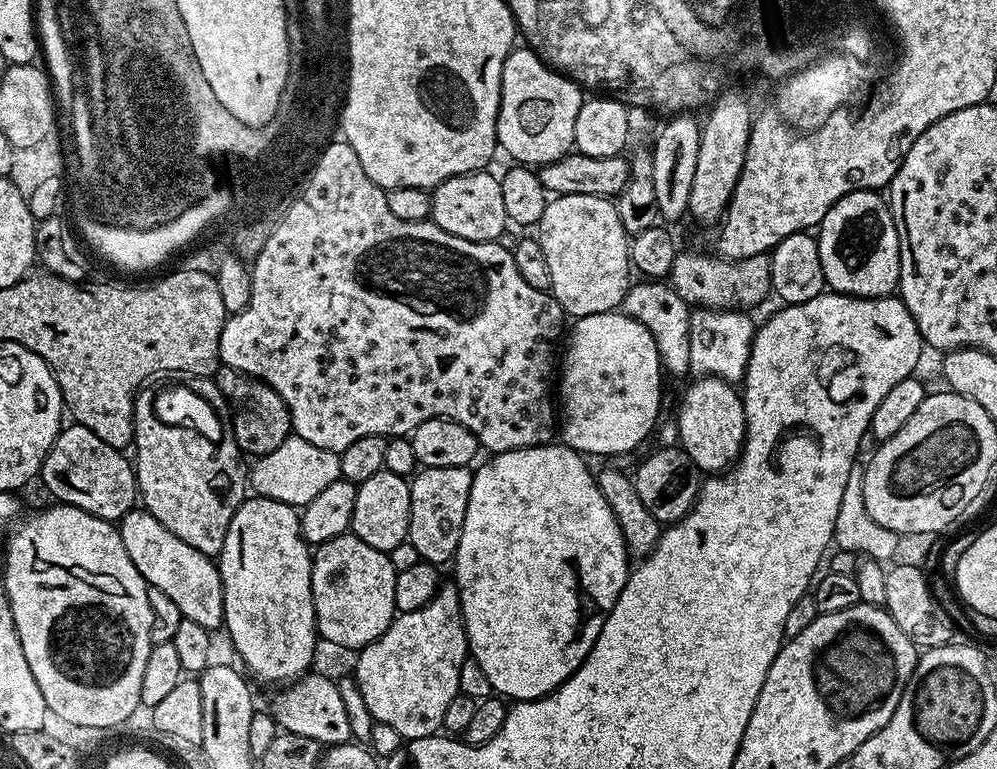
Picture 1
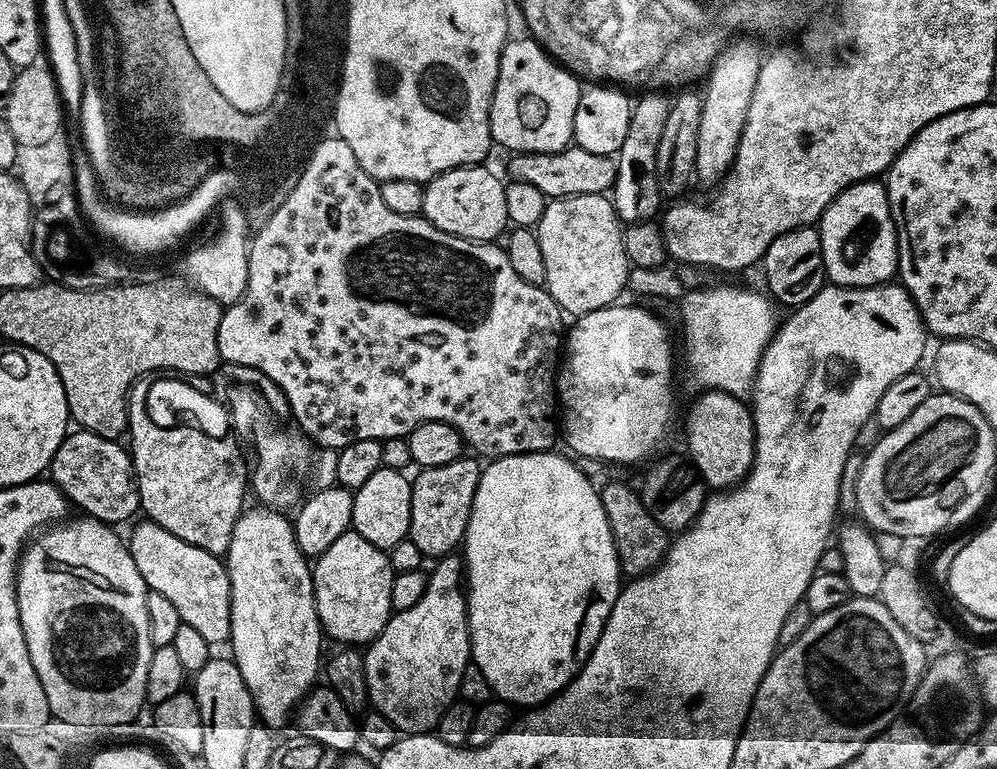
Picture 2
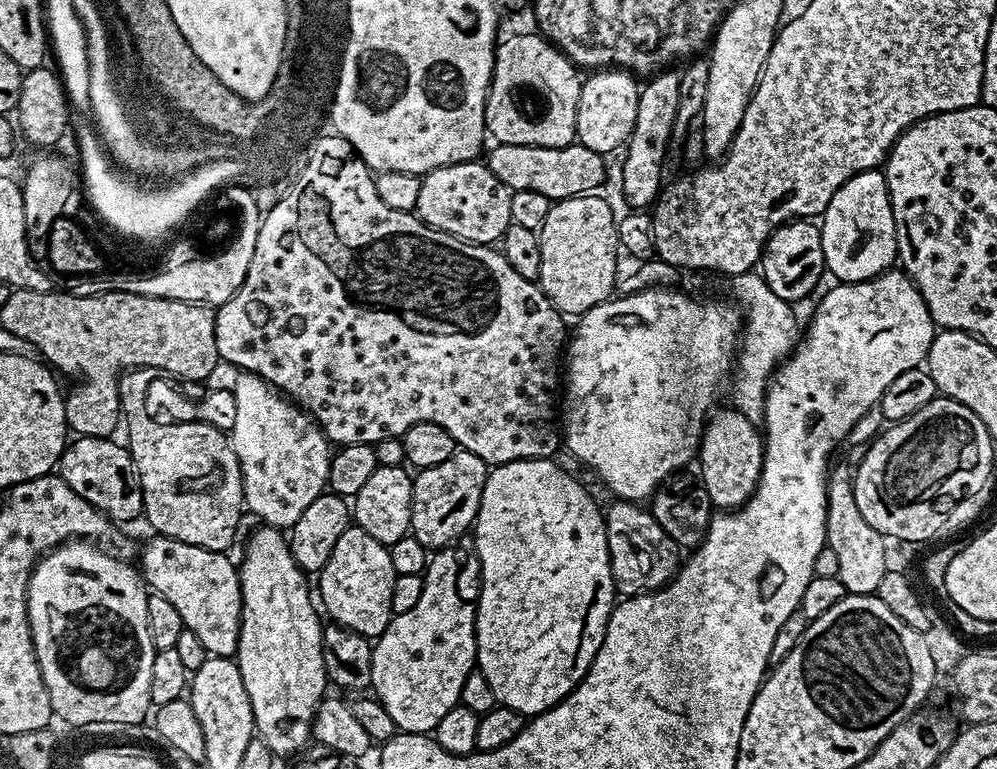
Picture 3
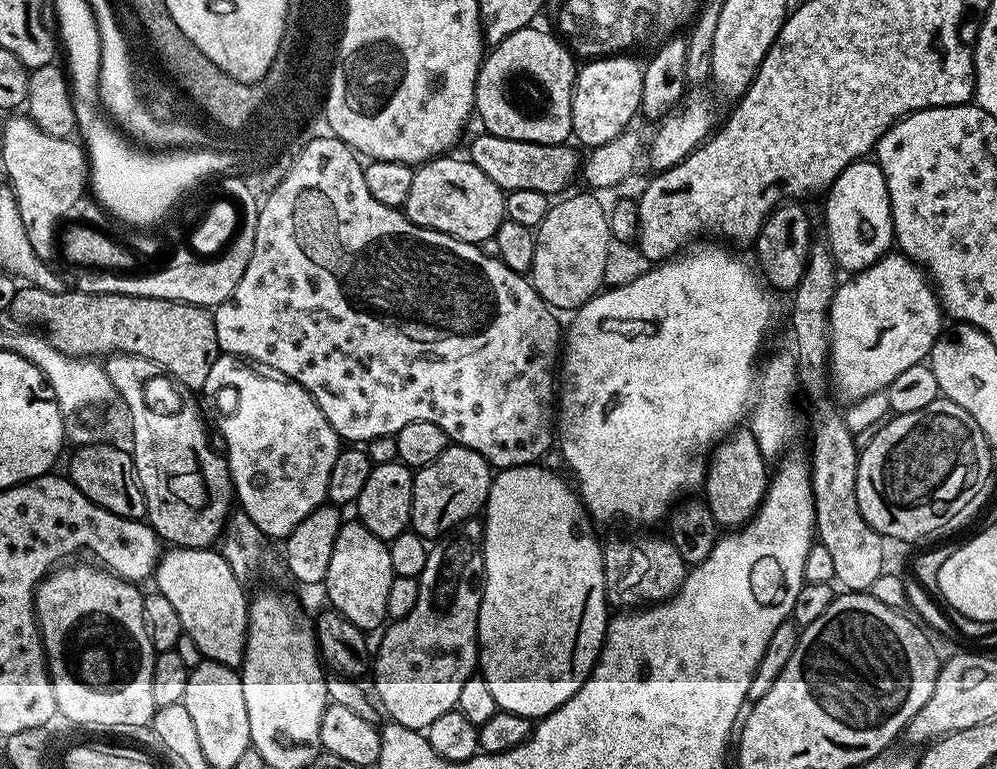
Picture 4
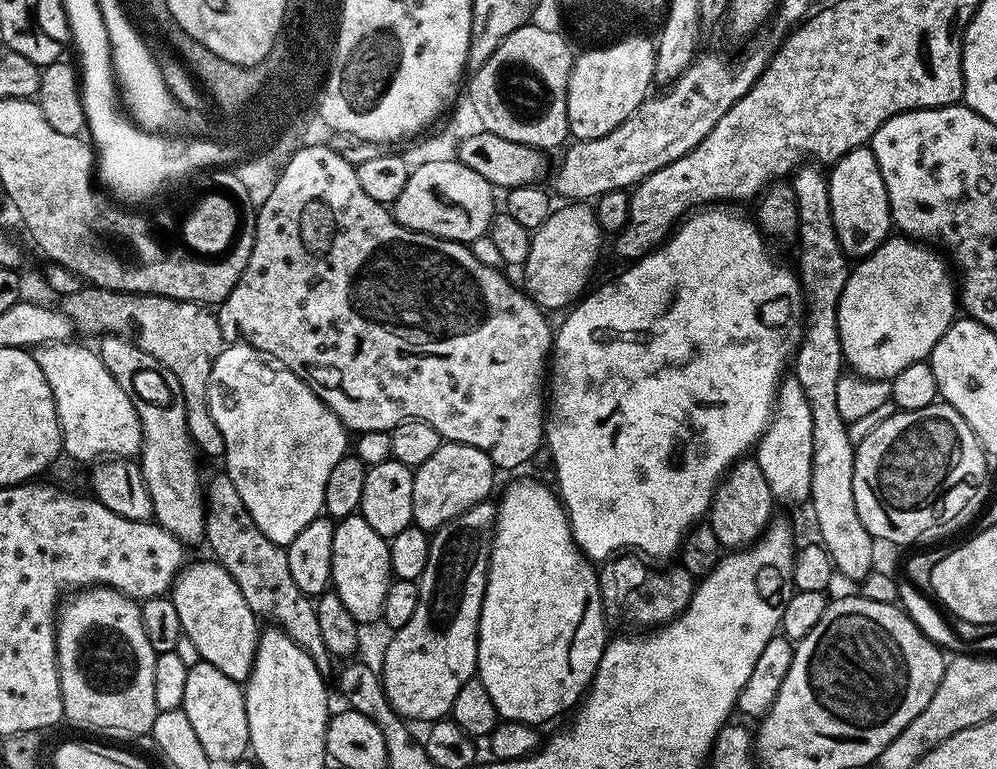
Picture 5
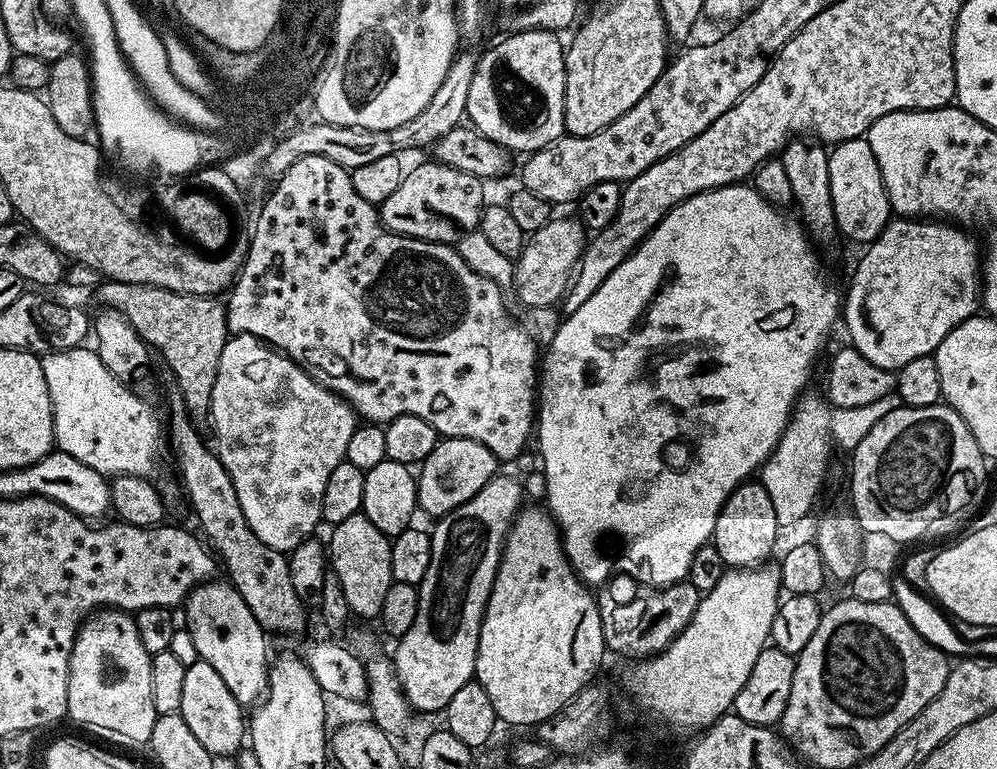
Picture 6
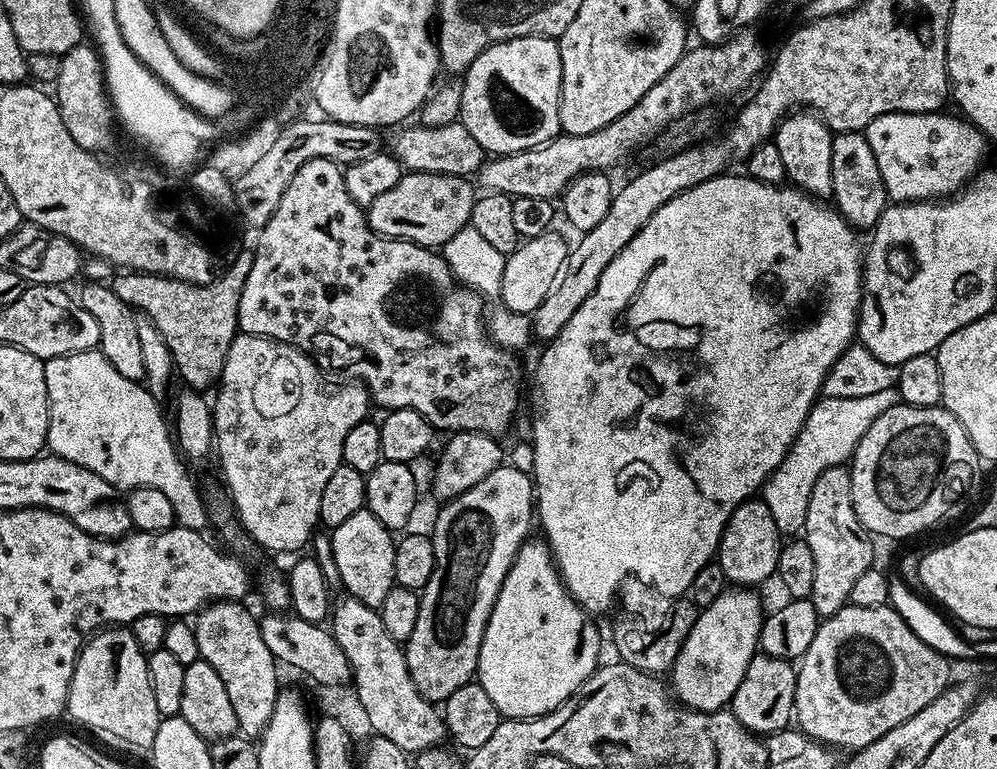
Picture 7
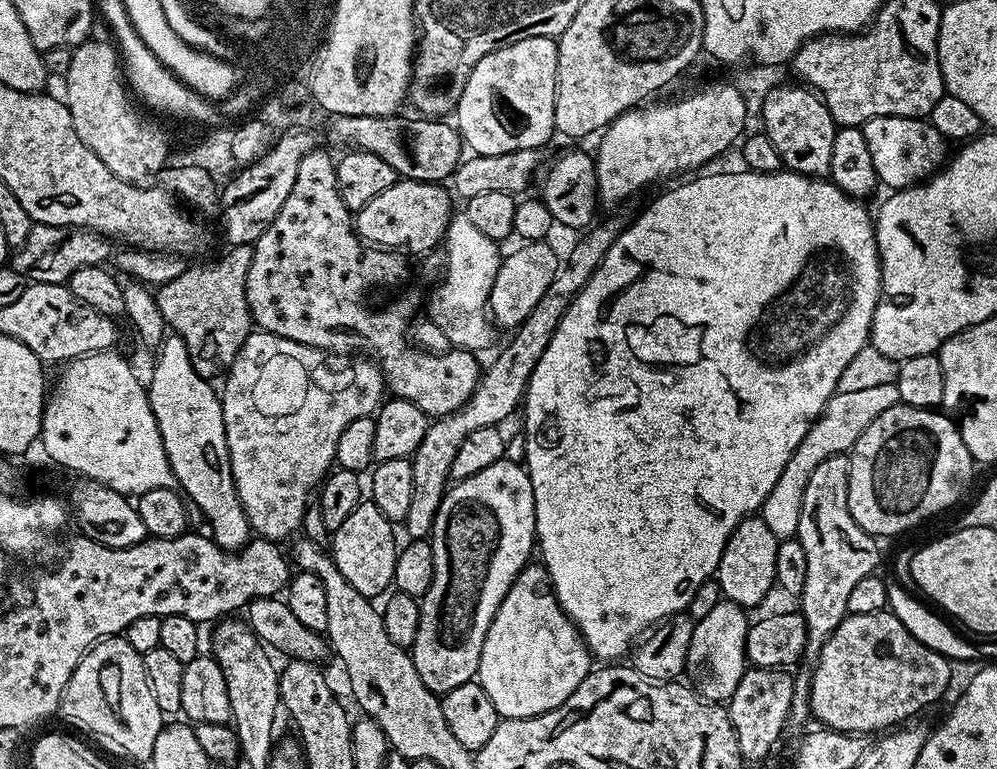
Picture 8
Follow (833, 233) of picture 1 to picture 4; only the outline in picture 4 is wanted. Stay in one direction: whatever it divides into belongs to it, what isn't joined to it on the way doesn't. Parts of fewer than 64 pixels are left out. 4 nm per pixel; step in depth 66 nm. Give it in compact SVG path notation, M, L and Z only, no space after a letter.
M862 159L851 163L835 179L835 182L827 189L826 208L824 218L827 222L826 230L828 237L826 242L836 260L839 269L850 270L849 273L855 274L862 269L873 265L874 262L888 254L893 247L895 236L893 234L892 207L889 202L889 190L886 186L885 174L880 165L874 160Z

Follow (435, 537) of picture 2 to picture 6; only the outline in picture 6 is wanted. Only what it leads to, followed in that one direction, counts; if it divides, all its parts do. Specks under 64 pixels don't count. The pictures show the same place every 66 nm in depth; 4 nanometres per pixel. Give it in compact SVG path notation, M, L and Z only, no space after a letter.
M470 438L437 439L434 450L419 465L416 478L416 503L421 513L439 518L447 512L454 511L462 502L470 502L486 482L490 482L498 472L498 461L495 454L486 450L482 442L474 442Z

